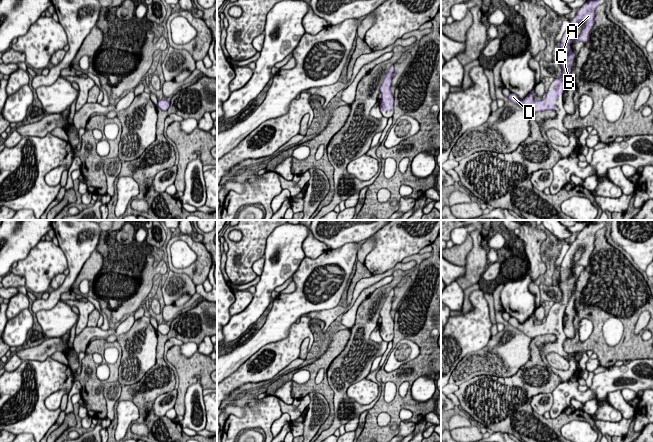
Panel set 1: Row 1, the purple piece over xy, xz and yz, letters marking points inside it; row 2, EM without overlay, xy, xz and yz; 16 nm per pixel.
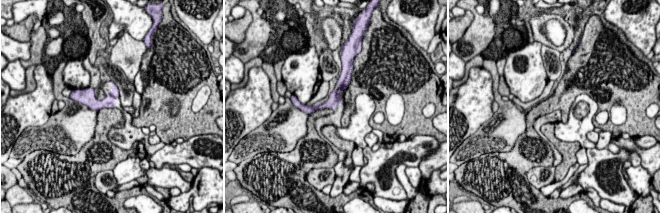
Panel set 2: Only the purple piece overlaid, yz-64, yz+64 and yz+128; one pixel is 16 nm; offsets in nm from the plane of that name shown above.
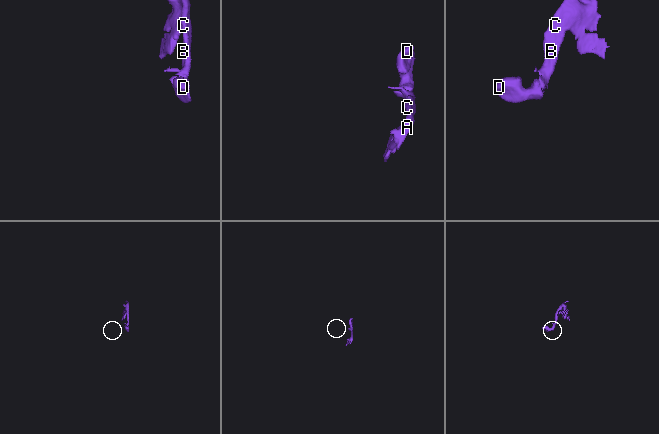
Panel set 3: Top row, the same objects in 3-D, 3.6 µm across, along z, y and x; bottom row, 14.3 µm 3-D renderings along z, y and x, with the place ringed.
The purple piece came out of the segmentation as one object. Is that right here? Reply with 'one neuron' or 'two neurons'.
two neurons

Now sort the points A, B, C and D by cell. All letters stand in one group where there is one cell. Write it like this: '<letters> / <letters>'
A B C / D

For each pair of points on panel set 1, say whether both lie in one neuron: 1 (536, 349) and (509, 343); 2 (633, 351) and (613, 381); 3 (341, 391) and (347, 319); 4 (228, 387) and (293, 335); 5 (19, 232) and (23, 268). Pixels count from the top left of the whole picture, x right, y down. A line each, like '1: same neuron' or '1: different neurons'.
1: different neurons
2: different neurons
3: different neurons
4: same neuron
5: different neurons

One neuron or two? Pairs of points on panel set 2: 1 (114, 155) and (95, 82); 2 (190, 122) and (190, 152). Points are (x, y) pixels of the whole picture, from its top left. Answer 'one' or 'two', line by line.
1: two
2: two

